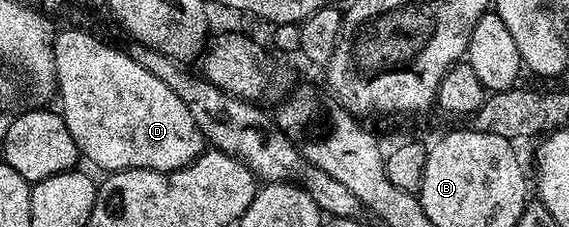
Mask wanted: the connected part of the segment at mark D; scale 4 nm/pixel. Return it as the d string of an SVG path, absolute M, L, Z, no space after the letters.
M60 29L54 43L54 67L56 68L56 88L60 106L58 112L63 117L74 143L85 158L89 157L103 171L118 169L153 169L159 173L169 173L175 169L185 169L205 152L206 142L194 115L158 79L150 75L146 67L134 63L134 59L123 48L111 49L104 41L99 41L92 33L84 29Z

